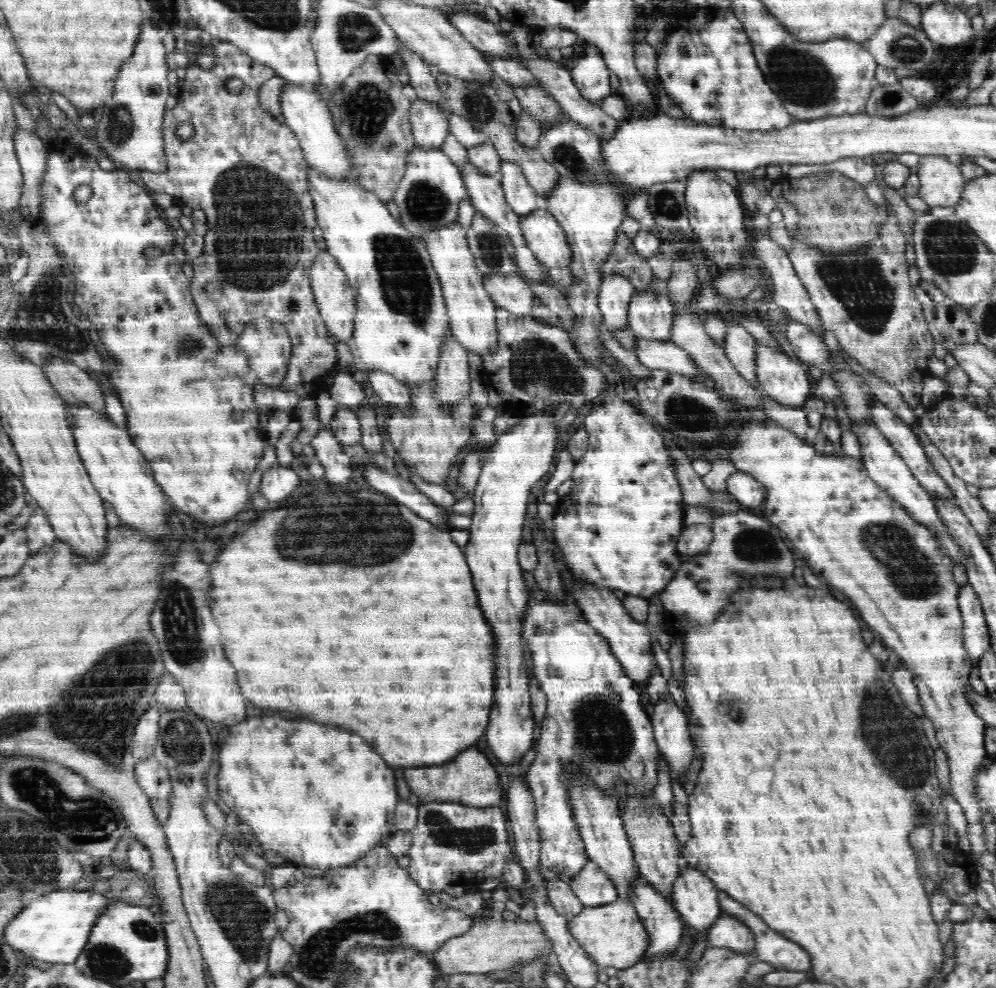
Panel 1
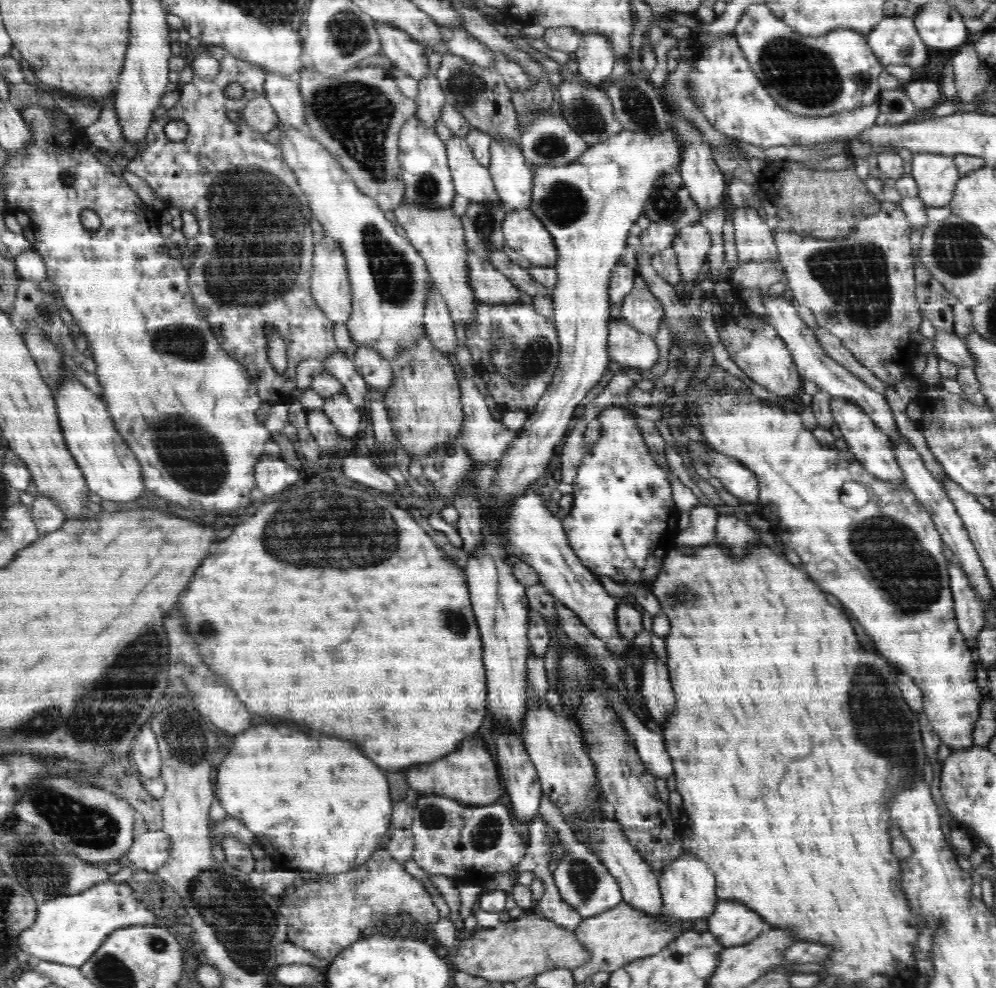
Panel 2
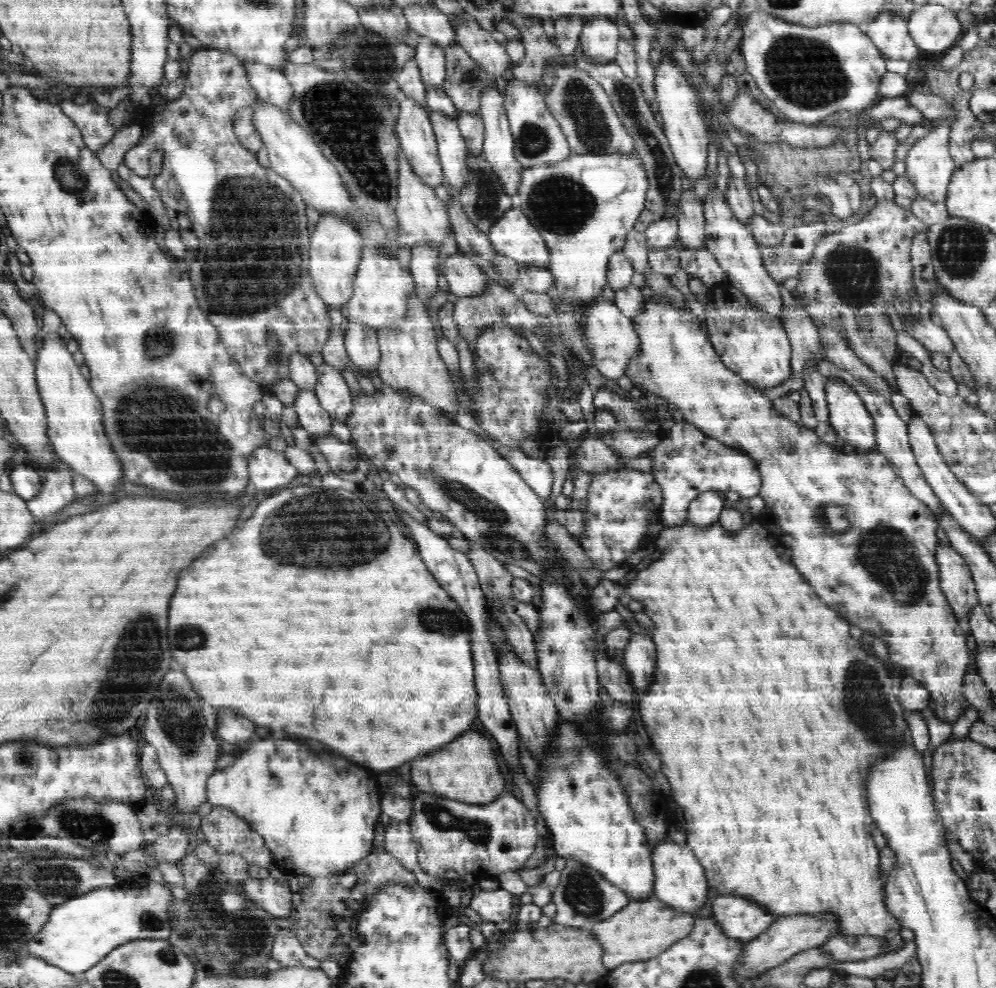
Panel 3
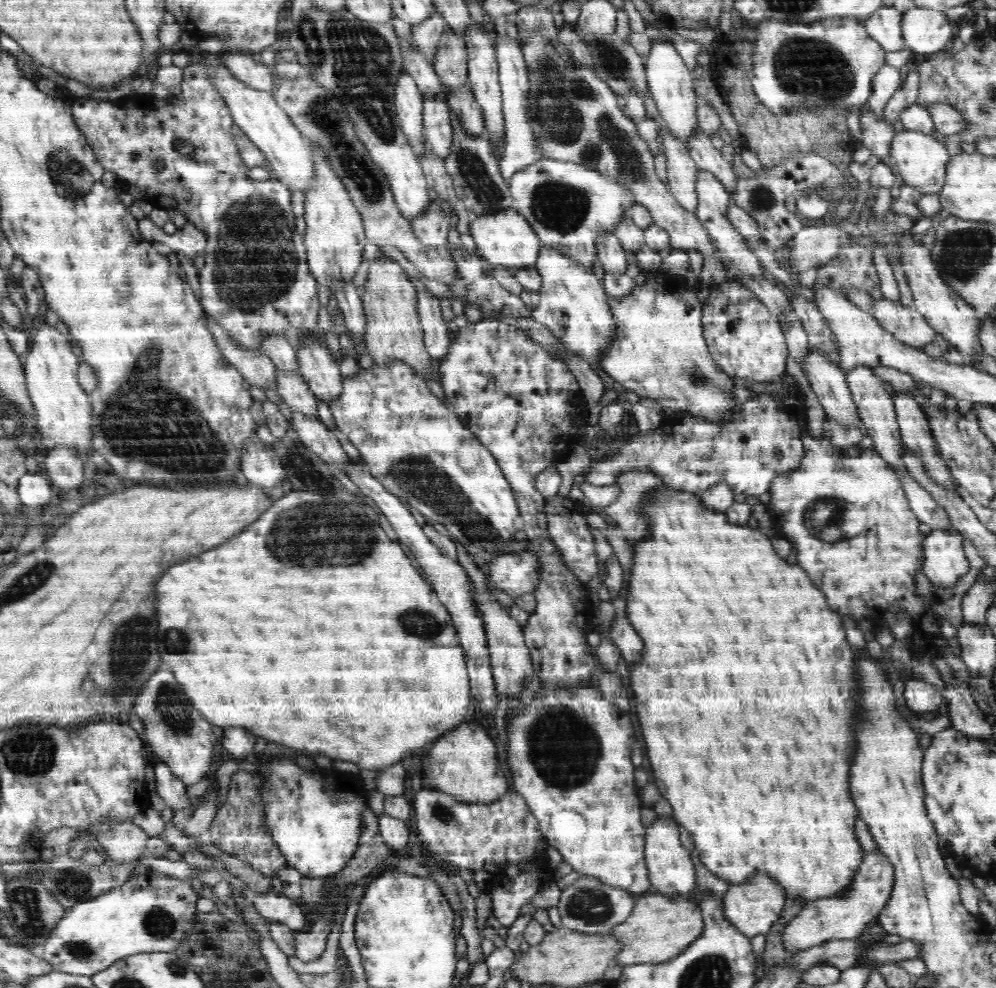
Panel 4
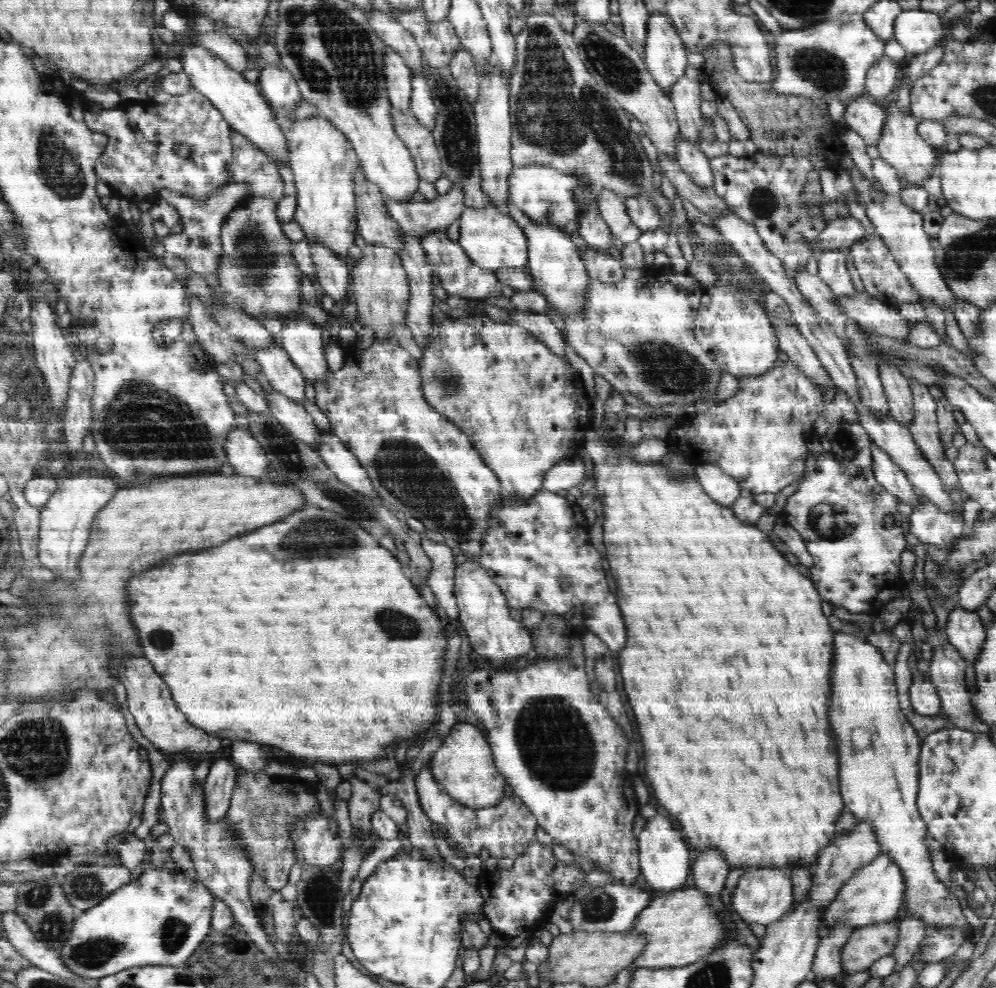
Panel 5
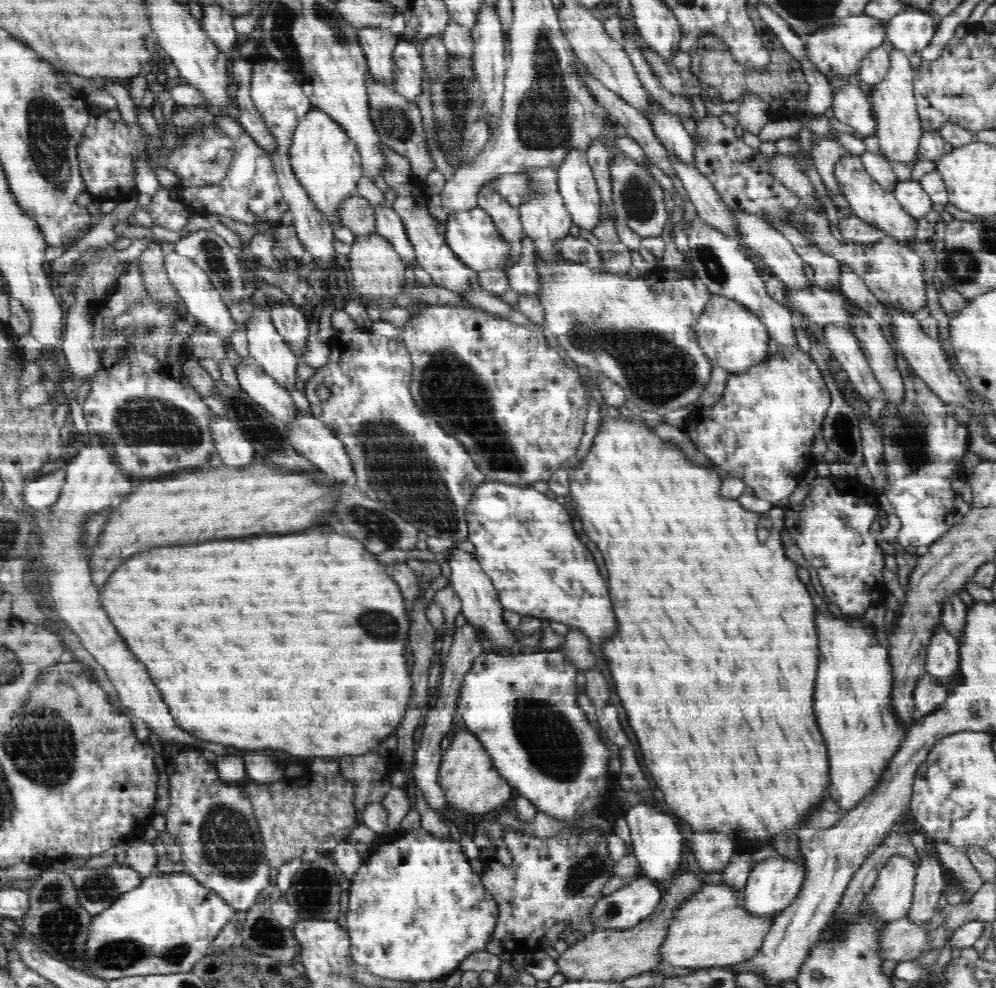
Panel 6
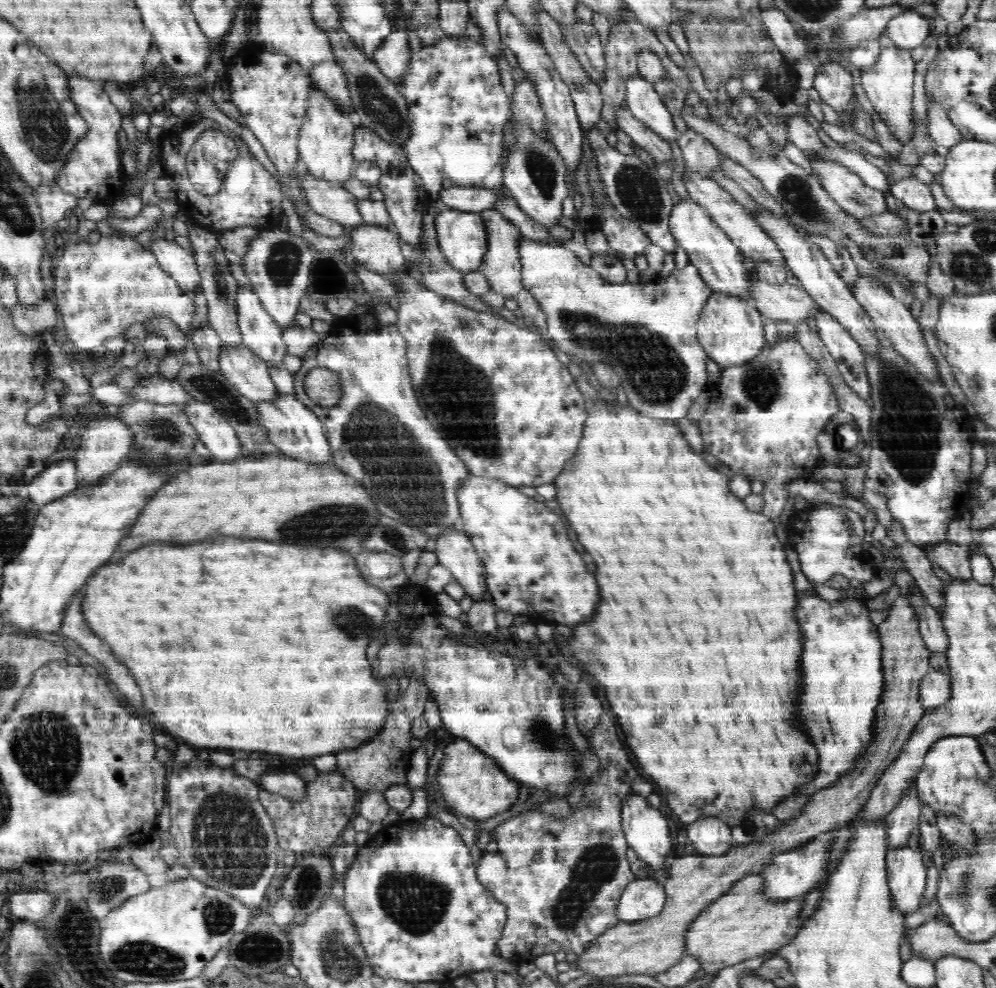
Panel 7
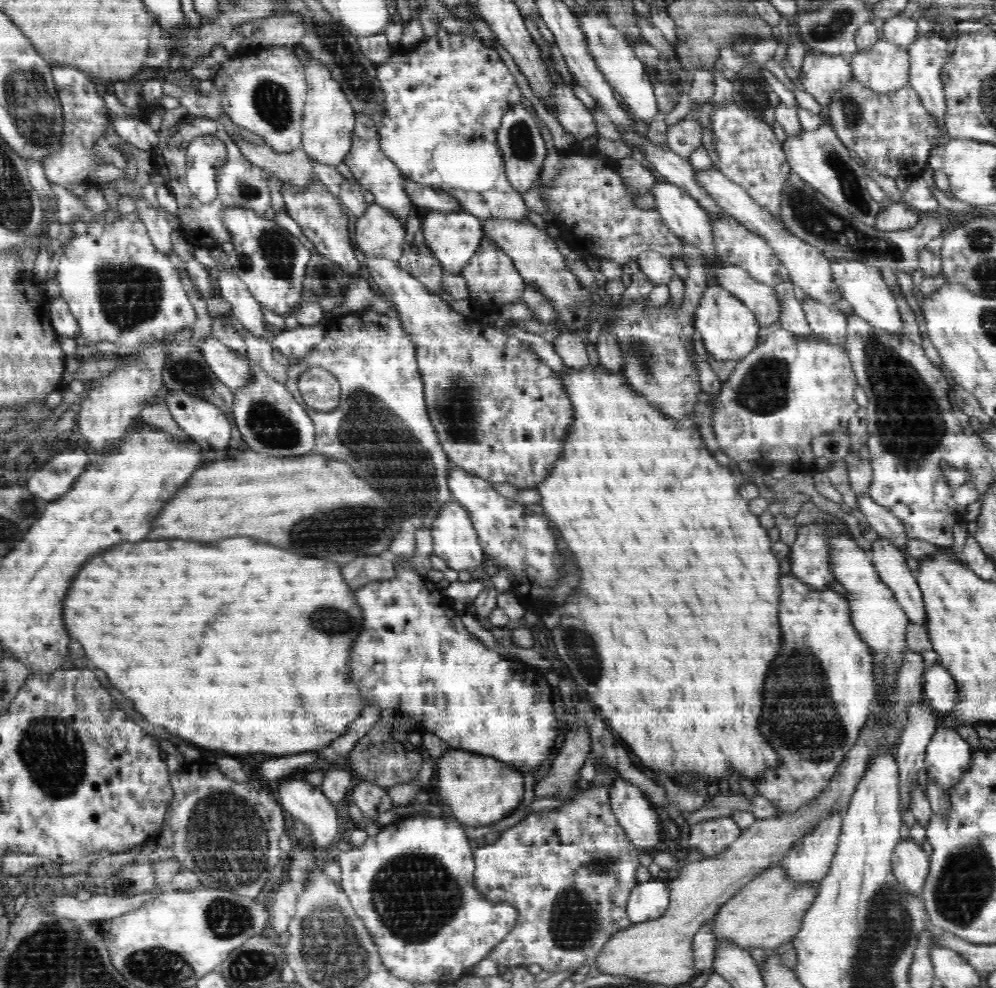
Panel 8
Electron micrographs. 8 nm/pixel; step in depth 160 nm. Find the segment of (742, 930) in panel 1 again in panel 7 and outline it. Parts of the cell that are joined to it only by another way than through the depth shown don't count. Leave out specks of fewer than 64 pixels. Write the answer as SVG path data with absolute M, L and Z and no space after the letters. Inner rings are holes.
M830 836L809 839L796 849L774 856L772 861L759 873L762 877L761 898L765 902L786 902L796 897L803 897L809 890L816 888L827 873L827 856L831 842Z

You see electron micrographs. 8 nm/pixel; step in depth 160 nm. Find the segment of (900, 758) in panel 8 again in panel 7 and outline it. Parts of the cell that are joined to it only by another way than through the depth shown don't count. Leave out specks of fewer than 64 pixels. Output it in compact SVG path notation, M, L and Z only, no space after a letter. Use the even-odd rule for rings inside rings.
M916 783L911 784L910 790L902 798L902 802L886 816L886 831L888 831L888 851L906 847L910 830L919 828L920 810L922 806L916 792Z

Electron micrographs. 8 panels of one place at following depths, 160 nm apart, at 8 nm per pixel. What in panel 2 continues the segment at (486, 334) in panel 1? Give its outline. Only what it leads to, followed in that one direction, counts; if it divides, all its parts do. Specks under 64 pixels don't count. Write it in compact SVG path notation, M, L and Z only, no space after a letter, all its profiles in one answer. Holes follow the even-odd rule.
M405 198L393 210L396 216L395 223L423 257L432 284L435 285L436 290L440 291L440 296L444 299L452 320L461 322L465 330L472 328L476 322L476 310L478 310L479 302L475 297L472 284L468 280L469 249L465 241L461 218L452 210L425 210L425 208L407 202Z

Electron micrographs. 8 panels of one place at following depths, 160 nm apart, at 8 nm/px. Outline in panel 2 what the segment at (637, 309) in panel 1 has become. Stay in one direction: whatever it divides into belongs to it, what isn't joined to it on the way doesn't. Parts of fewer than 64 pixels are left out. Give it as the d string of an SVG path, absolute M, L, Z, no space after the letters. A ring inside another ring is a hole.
M634 287L621 304L620 317L647 335L656 334L663 315L663 304L646 288Z

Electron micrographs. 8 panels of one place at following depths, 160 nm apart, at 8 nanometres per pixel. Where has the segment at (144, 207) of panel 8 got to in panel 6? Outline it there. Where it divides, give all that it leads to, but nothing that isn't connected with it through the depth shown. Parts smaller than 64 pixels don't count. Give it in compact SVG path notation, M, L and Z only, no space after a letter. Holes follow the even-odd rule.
M175 251L170 252L164 258L164 269L166 269L168 278L172 286L176 288L181 296L183 305L192 316L193 322L199 324L202 328L216 331L222 338L231 337L232 332L236 330L236 321L232 319L228 306L226 306L220 295L214 290L209 276L198 267L198 264L190 258L185 258Z

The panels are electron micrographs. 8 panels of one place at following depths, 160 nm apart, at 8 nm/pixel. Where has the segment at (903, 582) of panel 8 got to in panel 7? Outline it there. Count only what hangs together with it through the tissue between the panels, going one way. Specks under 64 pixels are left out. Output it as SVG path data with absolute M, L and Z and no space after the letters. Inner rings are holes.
M913 590L913 604L919 614L919 628L927 650L933 652L948 651L948 632L944 629L940 614L929 606L929 602L923 597L922 591Z

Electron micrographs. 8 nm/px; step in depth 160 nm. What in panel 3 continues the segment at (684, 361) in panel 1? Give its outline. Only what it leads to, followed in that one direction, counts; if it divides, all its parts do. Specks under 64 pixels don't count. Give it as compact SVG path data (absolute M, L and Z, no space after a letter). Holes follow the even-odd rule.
M602 297L596 304L592 304L592 308L586 310L584 323L586 343L594 353L596 370L599 370L602 376L618 381L625 374L632 358L638 358L642 354L642 345L632 319L624 316L614 302Z

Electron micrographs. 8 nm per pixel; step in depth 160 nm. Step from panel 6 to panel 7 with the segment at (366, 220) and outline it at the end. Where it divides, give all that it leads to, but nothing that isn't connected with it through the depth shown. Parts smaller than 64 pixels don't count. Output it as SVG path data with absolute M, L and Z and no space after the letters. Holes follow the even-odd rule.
M296 166L308 202L315 212L346 227L364 223L356 208L356 198L344 187L312 179L306 169Z

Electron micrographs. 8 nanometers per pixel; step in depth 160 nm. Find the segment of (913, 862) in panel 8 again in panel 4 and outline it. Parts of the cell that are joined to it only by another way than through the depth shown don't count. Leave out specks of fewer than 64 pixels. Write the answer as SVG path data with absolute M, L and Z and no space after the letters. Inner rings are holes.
M872 852L864 856L858 868L855 884L848 894L824 897L802 907L800 914L790 920L782 932L782 941L788 952L798 952L816 947L830 940L858 939L865 935L865 926L869 921L878 919L881 909L888 904L895 880L894 865L884 853Z

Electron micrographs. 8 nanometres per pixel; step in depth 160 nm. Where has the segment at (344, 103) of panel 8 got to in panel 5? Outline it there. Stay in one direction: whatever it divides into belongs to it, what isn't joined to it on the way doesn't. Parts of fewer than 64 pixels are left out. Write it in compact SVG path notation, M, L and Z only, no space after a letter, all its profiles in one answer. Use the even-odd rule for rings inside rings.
M279 115L280 126L285 132L291 150L291 170L296 181L297 209L293 219L298 222L303 232L306 232L308 240L316 240L318 244L310 246L324 246L328 251L332 251L338 259L348 256L348 248L354 246L354 236L358 230L356 216L356 191L359 186L360 170L357 170L359 159L355 154L354 148L346 136L335 128L330 121L324 119L308 119L301 122L290 122L284 116Z

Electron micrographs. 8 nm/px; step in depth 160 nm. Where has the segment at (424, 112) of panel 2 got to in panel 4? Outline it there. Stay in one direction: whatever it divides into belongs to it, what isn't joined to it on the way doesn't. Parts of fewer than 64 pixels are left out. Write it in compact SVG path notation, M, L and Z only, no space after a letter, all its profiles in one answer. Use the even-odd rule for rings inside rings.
M438 10L433 12L431 17L425 21L411 26L411 33L416 47L422 51L422 55L433 62L437 51L437 44L441 40L443 32L446 30L446 22Z

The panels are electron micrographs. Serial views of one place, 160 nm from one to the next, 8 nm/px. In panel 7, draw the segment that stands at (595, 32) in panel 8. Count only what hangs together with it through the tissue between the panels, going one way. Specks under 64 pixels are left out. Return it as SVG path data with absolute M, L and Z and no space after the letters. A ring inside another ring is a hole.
M636 74L626 81L625 87L626 106L632 115L648 126L657 136L670 143L676 143L681 134L677 132L670 112L658 93L654 91L653 83Z

